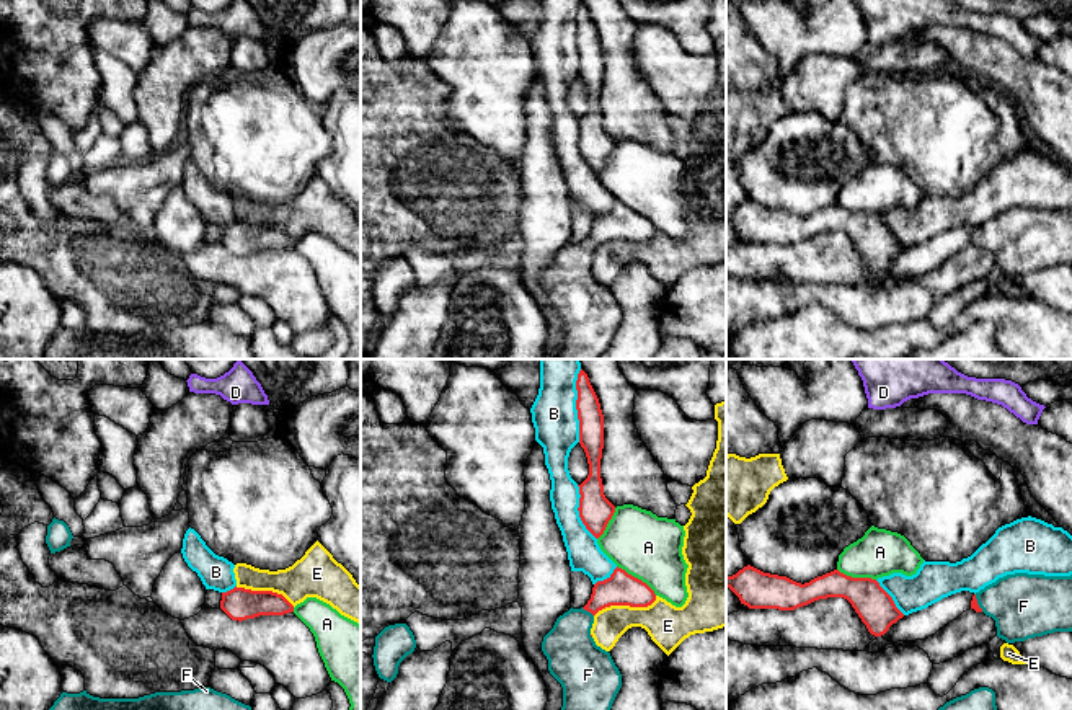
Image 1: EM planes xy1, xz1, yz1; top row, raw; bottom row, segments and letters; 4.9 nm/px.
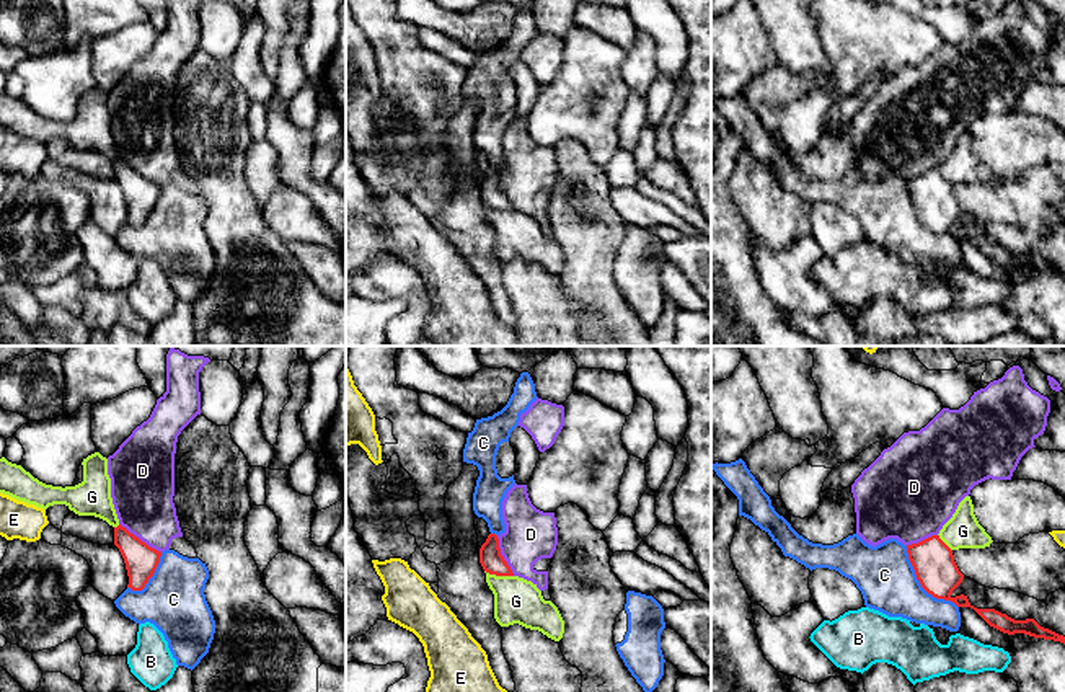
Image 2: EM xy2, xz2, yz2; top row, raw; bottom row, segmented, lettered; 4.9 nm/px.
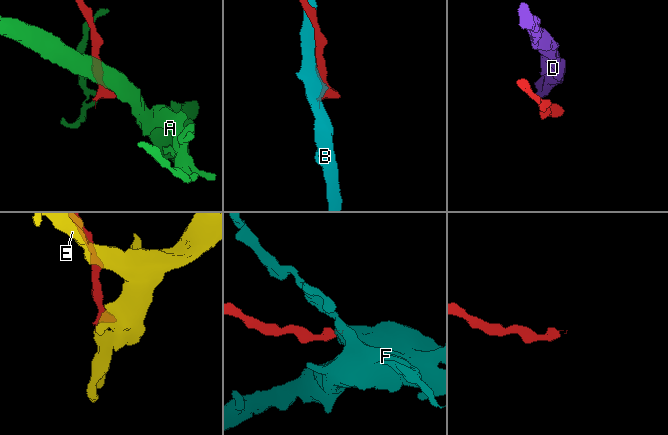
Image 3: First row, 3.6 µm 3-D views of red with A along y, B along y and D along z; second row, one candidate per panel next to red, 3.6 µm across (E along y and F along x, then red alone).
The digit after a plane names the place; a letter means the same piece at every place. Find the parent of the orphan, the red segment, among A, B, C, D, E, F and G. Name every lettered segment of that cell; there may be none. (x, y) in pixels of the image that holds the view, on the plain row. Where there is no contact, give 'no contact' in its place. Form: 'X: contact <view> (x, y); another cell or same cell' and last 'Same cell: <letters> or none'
A: contact xz1 (637, 212); another cell
B: contact xz1 (576, 39); another cell
C: contact yz2 (920, 217); another cell
D: contact xy2 (139, 173); another cell
E: contact xz1 (625, 239); another cell
F: contact xz1 (588, 245); same cell
G: contact xz2 (499, 209); another cell
Same cell: F

